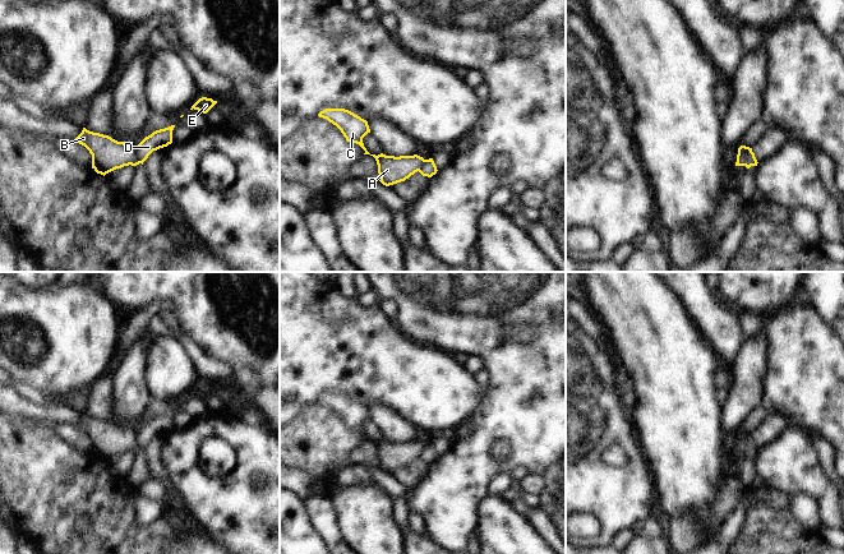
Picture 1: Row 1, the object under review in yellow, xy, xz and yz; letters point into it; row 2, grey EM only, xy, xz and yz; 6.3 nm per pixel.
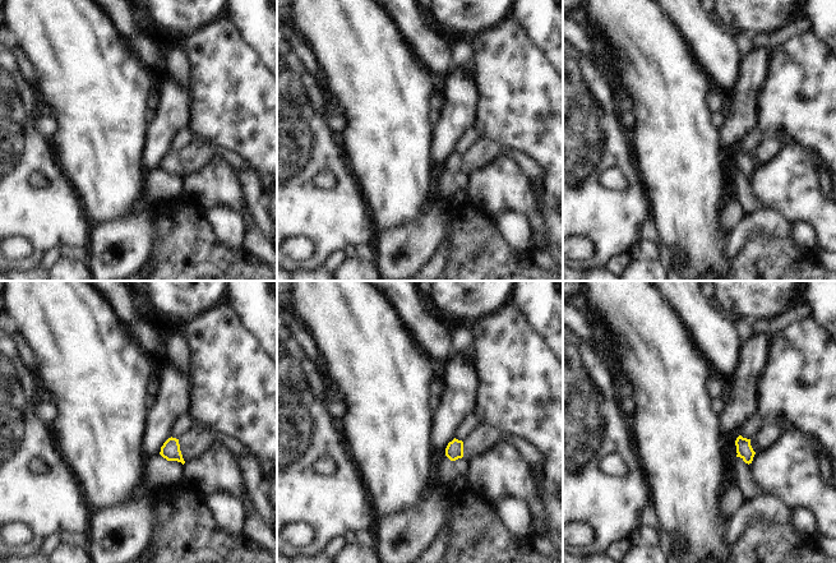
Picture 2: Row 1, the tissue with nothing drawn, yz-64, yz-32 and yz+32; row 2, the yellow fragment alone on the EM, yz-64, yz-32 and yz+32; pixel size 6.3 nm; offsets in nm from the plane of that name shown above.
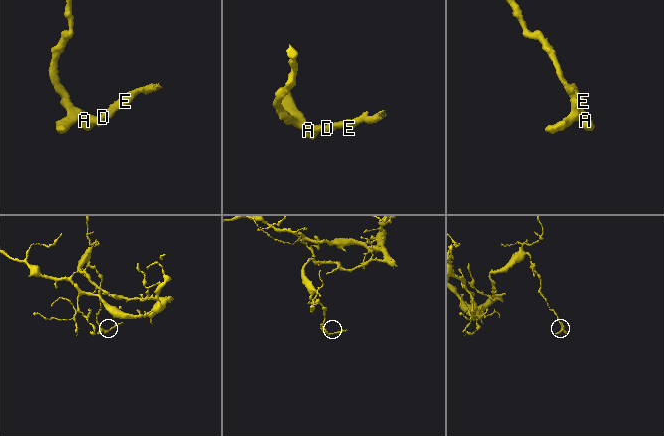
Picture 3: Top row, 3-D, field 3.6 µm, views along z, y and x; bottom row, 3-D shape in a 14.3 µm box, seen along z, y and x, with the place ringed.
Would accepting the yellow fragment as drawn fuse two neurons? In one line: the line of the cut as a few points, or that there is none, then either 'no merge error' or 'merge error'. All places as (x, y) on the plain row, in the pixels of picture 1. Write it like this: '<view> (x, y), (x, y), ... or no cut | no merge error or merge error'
yz (741, 432), (746, 451) | merge error

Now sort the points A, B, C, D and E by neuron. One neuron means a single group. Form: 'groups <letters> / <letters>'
groups A B C / D E

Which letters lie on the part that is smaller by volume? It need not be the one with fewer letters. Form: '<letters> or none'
D, E

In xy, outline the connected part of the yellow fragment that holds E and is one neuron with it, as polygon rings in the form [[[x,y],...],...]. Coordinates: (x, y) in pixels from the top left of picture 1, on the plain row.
[[[202,383],[192,392],[190,396],[194,394],[203,400],[207,400],[216,389],[217,387],[213,387],[212,384]]]

